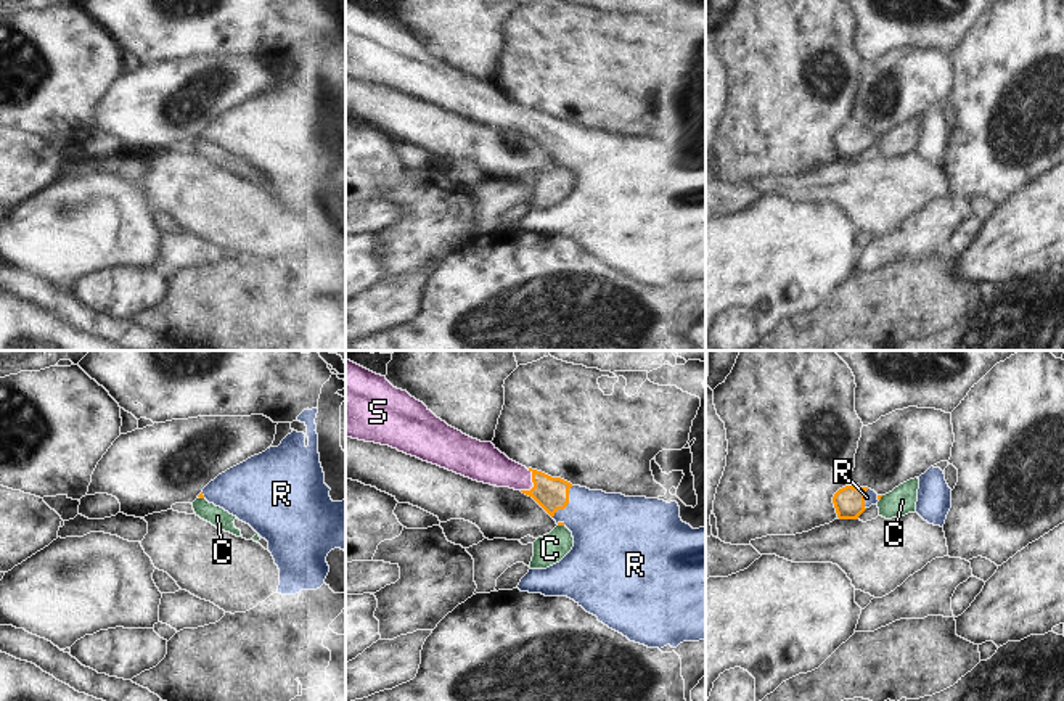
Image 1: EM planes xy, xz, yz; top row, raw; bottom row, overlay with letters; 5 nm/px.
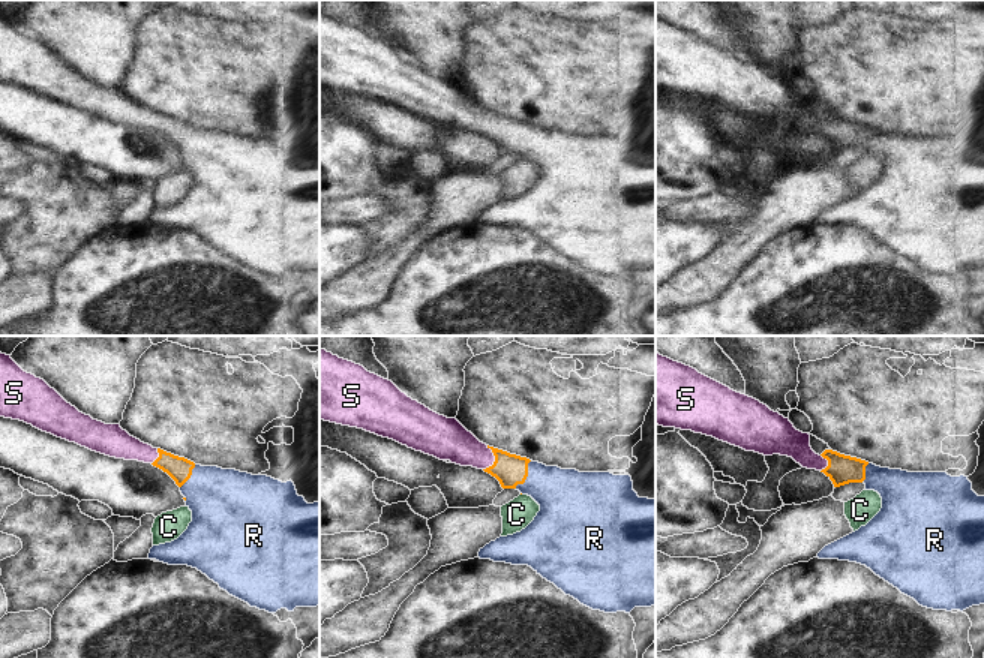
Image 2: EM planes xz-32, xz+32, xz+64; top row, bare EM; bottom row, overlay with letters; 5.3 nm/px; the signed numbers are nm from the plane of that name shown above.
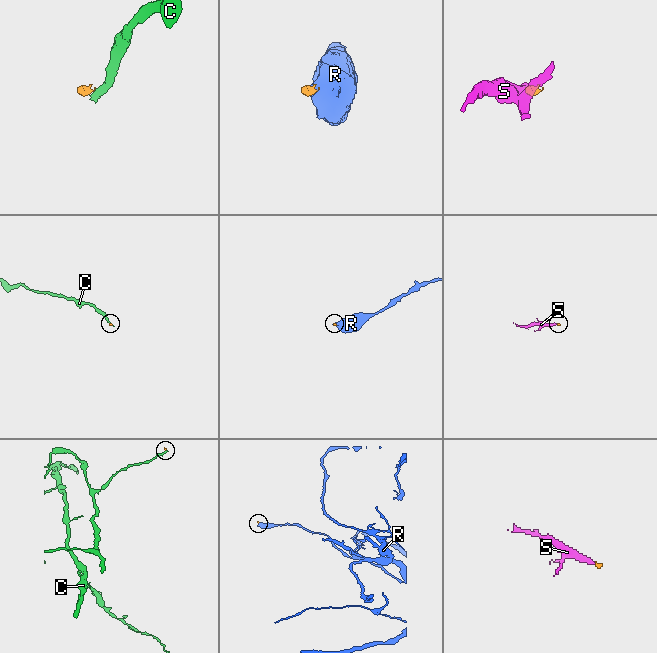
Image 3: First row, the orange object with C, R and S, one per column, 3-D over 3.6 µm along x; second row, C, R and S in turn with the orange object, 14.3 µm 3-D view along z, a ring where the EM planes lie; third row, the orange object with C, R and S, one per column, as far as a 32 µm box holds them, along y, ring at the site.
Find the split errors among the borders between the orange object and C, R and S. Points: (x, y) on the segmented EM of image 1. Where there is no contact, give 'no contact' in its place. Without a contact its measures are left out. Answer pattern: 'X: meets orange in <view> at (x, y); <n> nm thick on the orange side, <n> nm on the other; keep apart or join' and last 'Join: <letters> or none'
C: meets orange in xy at (201, 497); 20 nm thick on the orange side, 100 nm on the other; keep apart
R: meets orange in xz at (568, 502); 170 nm thick on the orange side, 360 nm on the other; join
S: meets orange in xz at (534, 484); 170 nm thick on the orange side, 180 nm on the other; join
Join: R, S

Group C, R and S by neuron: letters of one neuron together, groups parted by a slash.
C / R S

